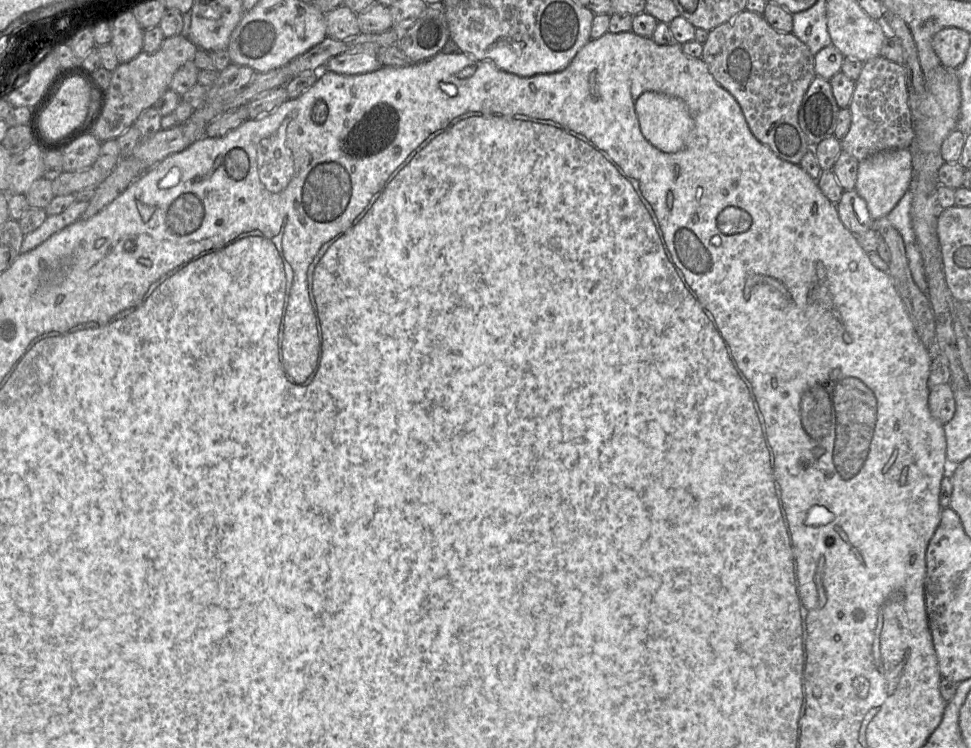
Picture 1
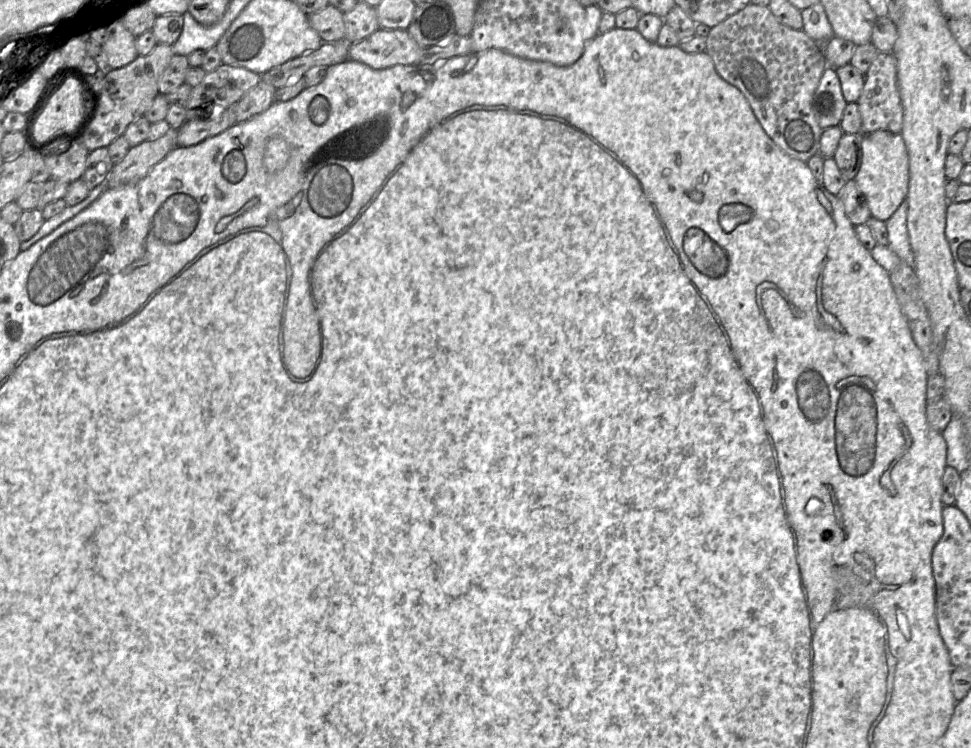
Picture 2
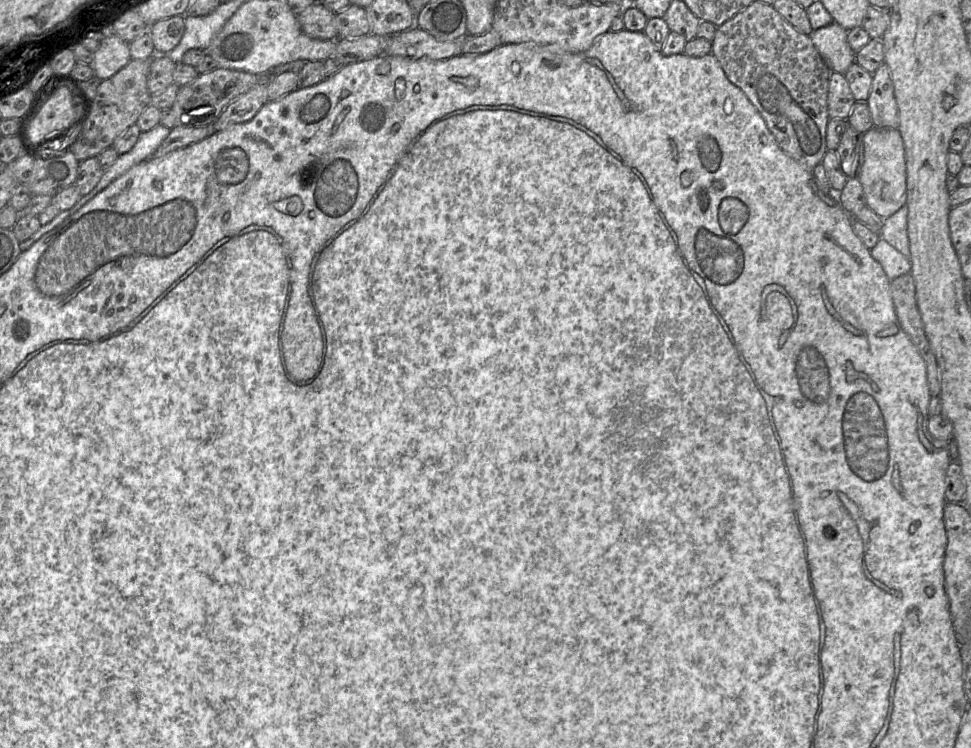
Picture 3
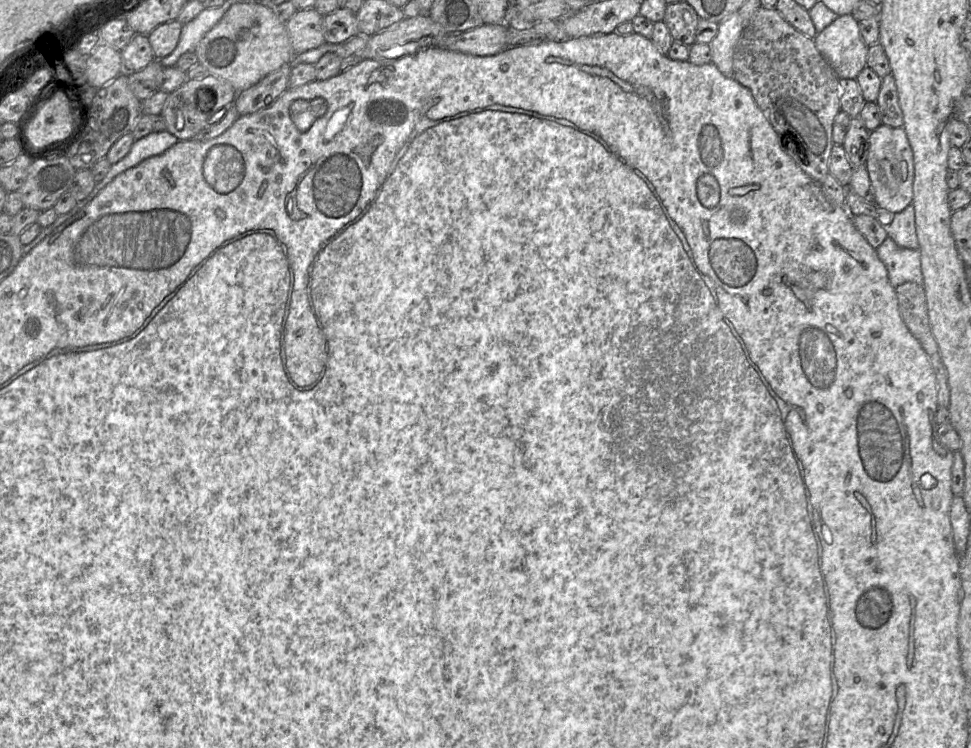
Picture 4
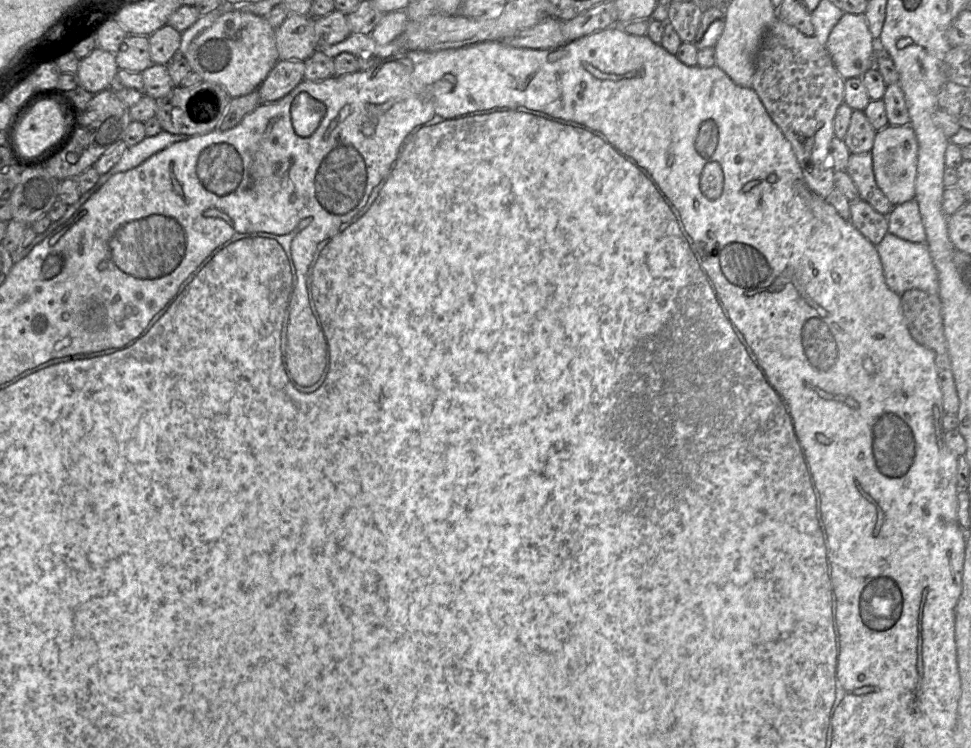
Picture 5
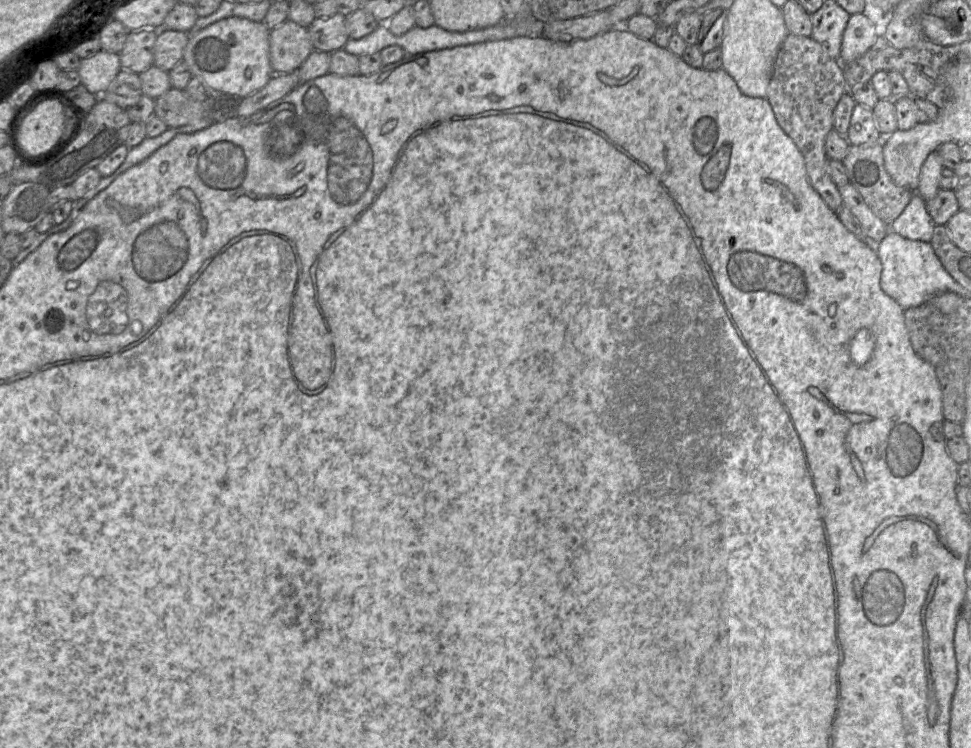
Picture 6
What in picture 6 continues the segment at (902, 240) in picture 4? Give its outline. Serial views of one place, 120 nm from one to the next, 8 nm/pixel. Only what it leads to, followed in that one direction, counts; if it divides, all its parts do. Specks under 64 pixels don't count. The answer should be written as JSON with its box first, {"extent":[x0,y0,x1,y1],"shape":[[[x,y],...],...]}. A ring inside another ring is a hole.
{"extent":[889,193,935,242],"shape":[[[913,193],[909,203],[889,226],[904,238],[930,242],[935,224],[927,211],[926,201]]]}

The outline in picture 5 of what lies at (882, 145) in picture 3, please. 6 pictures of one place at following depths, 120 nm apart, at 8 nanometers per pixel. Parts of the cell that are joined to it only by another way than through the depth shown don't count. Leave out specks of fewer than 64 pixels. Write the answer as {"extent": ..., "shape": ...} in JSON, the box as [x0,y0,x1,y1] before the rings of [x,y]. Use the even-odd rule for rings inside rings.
{"extent":[871,125,918,206],"shape":[[[887,125],[877,131],[871,155],[875,181],[889,201],[895,206],[914,199],[918,164],[918,141],[913,128],[910,125]]]}

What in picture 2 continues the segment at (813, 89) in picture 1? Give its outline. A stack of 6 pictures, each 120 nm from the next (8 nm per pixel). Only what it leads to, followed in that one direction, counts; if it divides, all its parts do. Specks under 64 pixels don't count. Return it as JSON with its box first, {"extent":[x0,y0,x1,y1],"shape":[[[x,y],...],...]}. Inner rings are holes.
{"extent":[812,67,847,130],"shape":[[[827,67],[814,93],[812,103],[820,127],[825,130],[839,126],[847,104],[836,69]]]}

